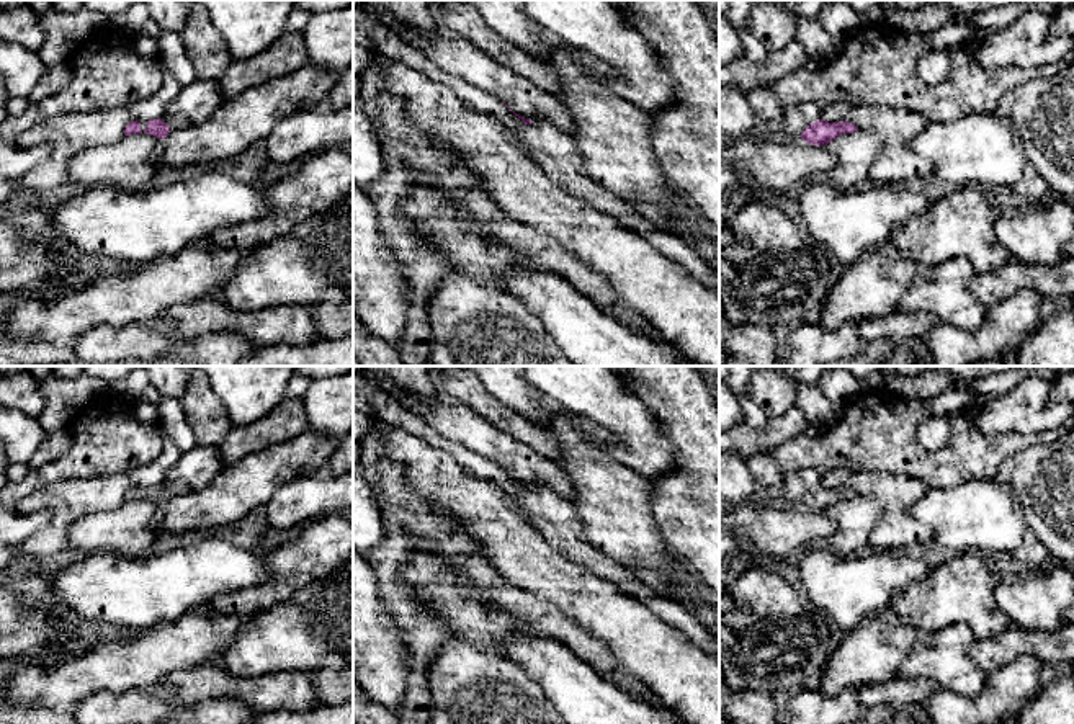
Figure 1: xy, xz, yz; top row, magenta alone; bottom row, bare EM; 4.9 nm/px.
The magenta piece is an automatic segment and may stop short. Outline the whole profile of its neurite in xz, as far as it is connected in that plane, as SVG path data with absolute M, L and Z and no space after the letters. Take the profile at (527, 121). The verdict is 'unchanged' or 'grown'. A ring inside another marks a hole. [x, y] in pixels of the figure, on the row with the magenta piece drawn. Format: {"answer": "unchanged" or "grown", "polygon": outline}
{"answer": "grown", "polygon": "M515 111L512 113L525 123L525 127L521 132L510 131L510 139L521 145L553 181L610 216L623 229L641 235L659 253L678 263L701 284L719 291L719 278L688 244L656 226L651 214L638 201L620 198L584 175L582 160L567 134L562 134L549 123L533 123Z"}

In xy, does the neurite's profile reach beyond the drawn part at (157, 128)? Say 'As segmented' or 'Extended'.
Extended

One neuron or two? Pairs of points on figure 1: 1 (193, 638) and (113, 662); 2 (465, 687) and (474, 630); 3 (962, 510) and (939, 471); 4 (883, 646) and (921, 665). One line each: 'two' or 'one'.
1: one
2: two
3: two
4: two

